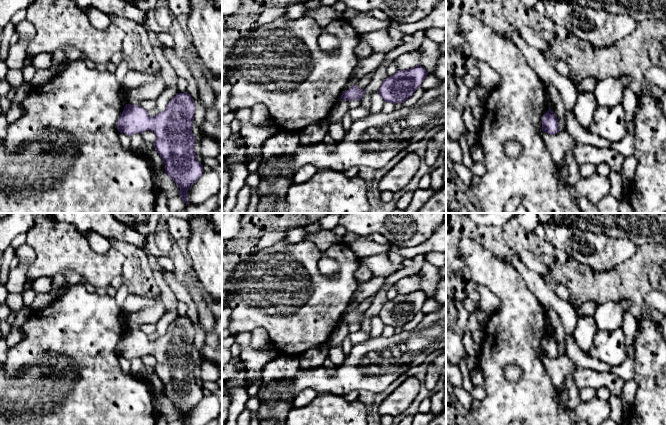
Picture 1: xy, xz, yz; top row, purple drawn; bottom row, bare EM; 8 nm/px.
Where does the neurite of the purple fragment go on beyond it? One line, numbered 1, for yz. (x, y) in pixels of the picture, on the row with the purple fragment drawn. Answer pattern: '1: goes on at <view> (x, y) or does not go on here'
1: does not go on here

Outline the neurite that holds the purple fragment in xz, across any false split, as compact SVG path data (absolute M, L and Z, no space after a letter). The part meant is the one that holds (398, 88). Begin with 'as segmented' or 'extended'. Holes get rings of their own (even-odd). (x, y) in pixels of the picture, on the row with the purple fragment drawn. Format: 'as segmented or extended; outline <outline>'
as segmented; outline M421 65L398 70L393 76L387 77L382 82L378 93L385 102L403 103L421 87L427 75L428 72Z

